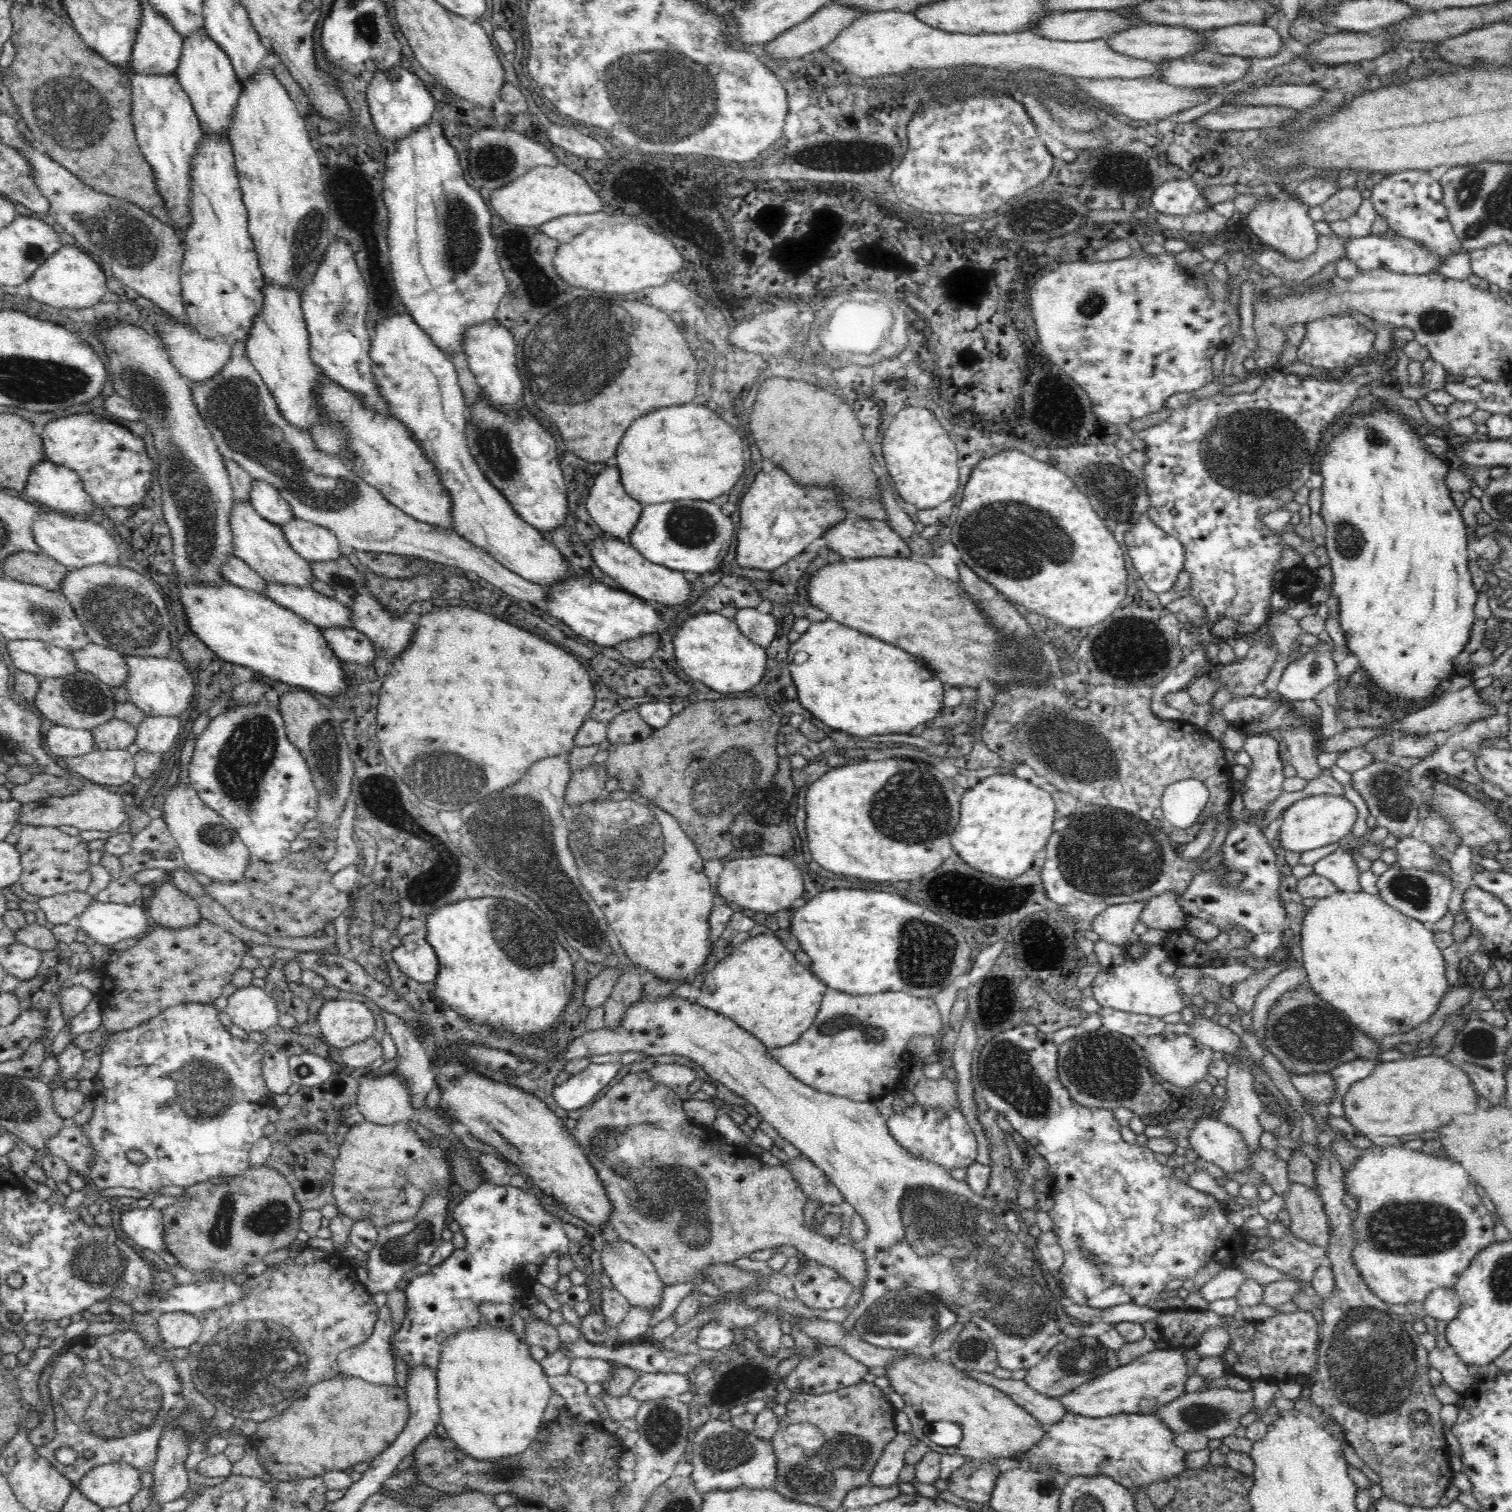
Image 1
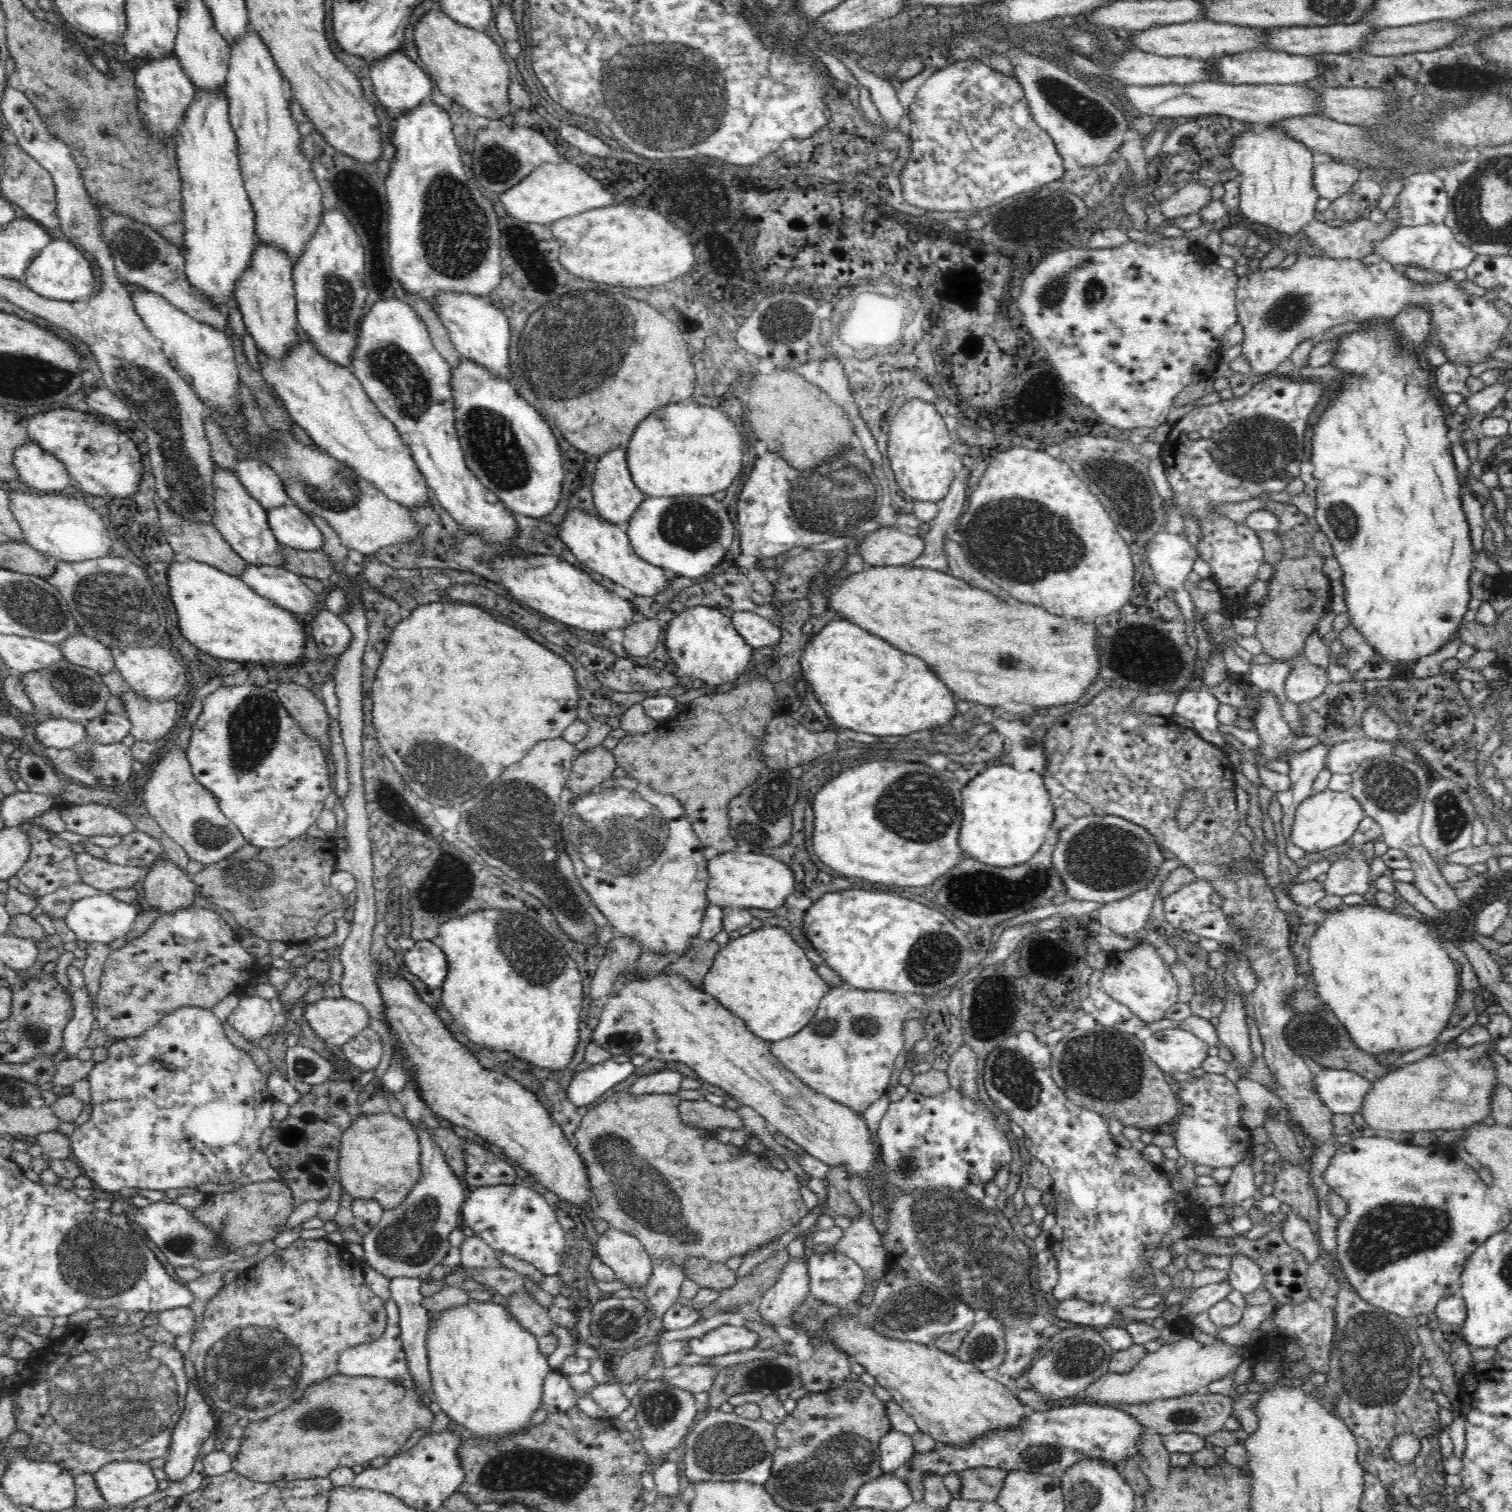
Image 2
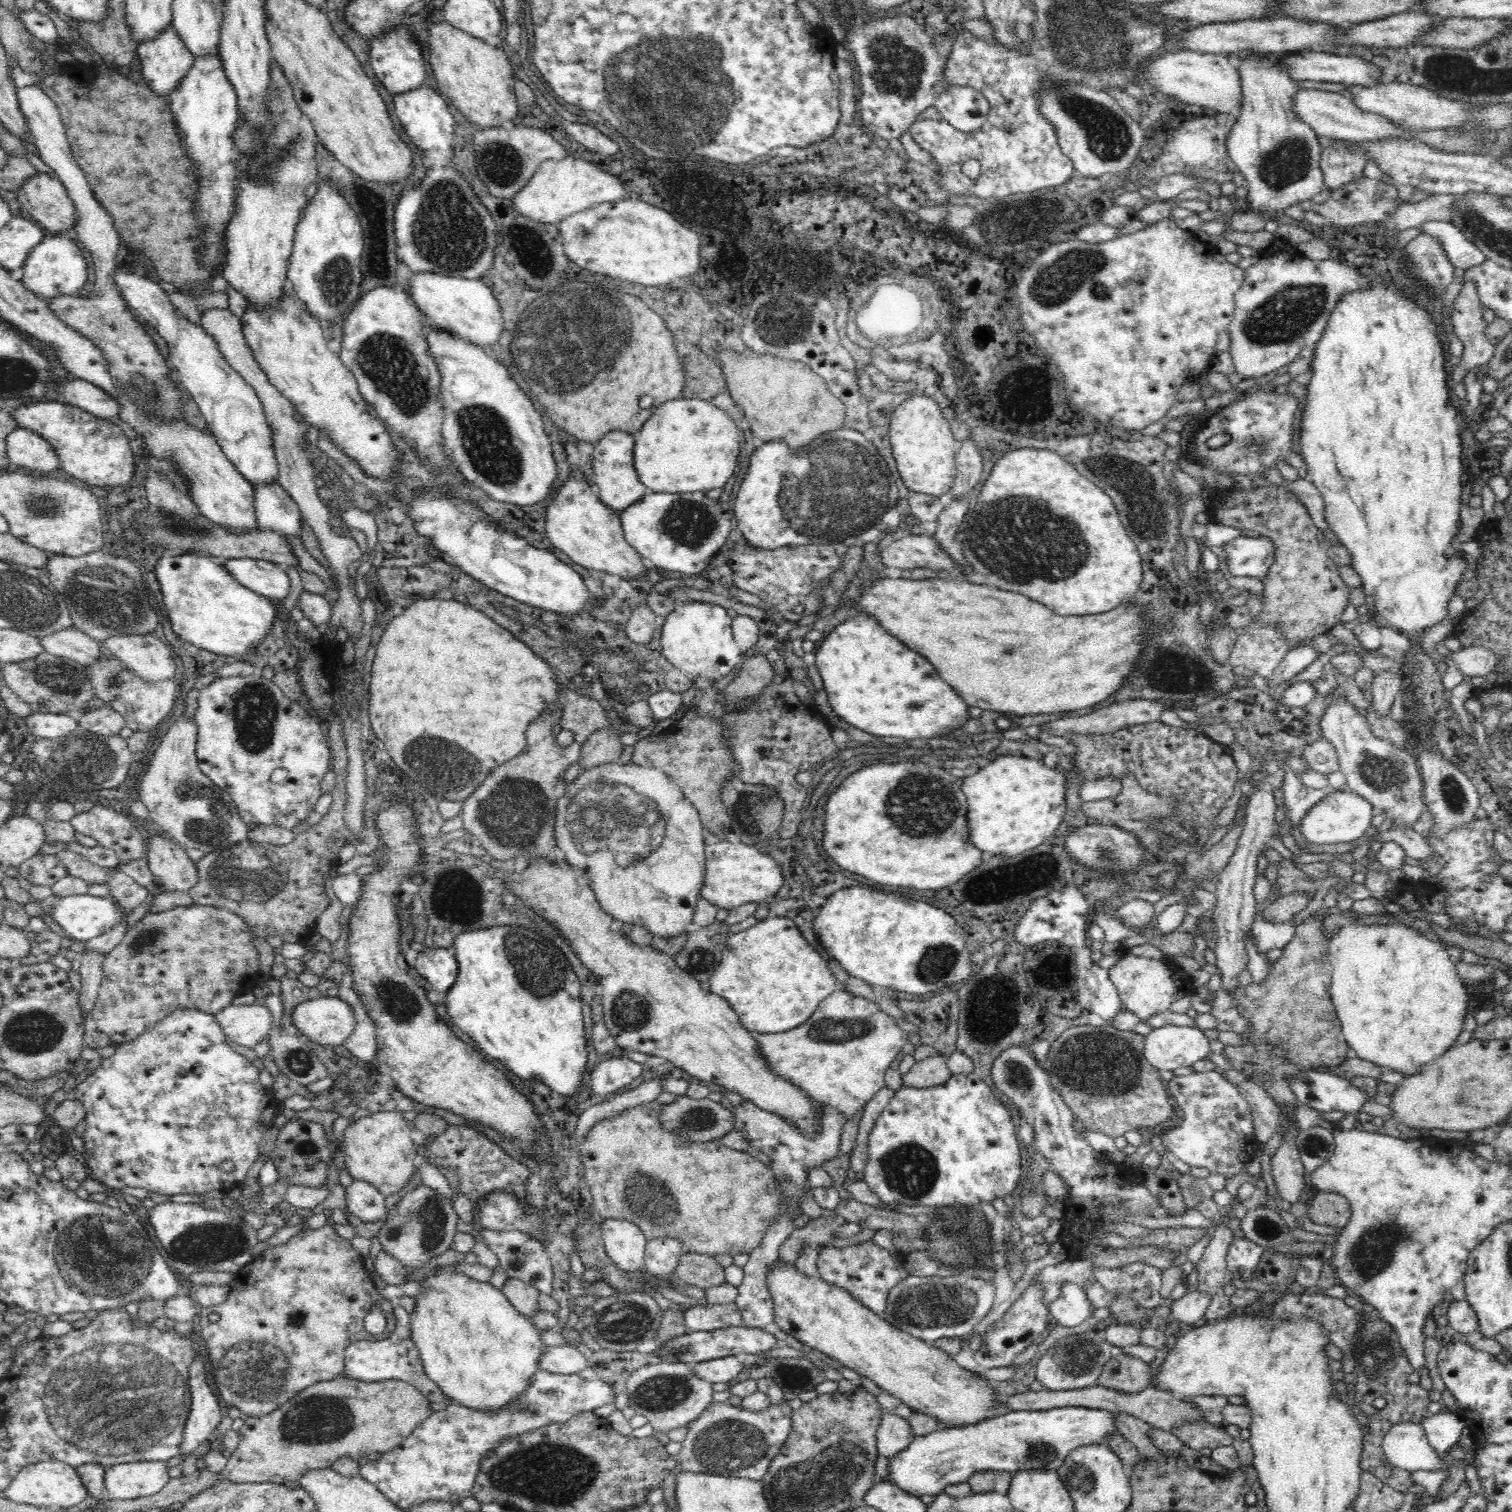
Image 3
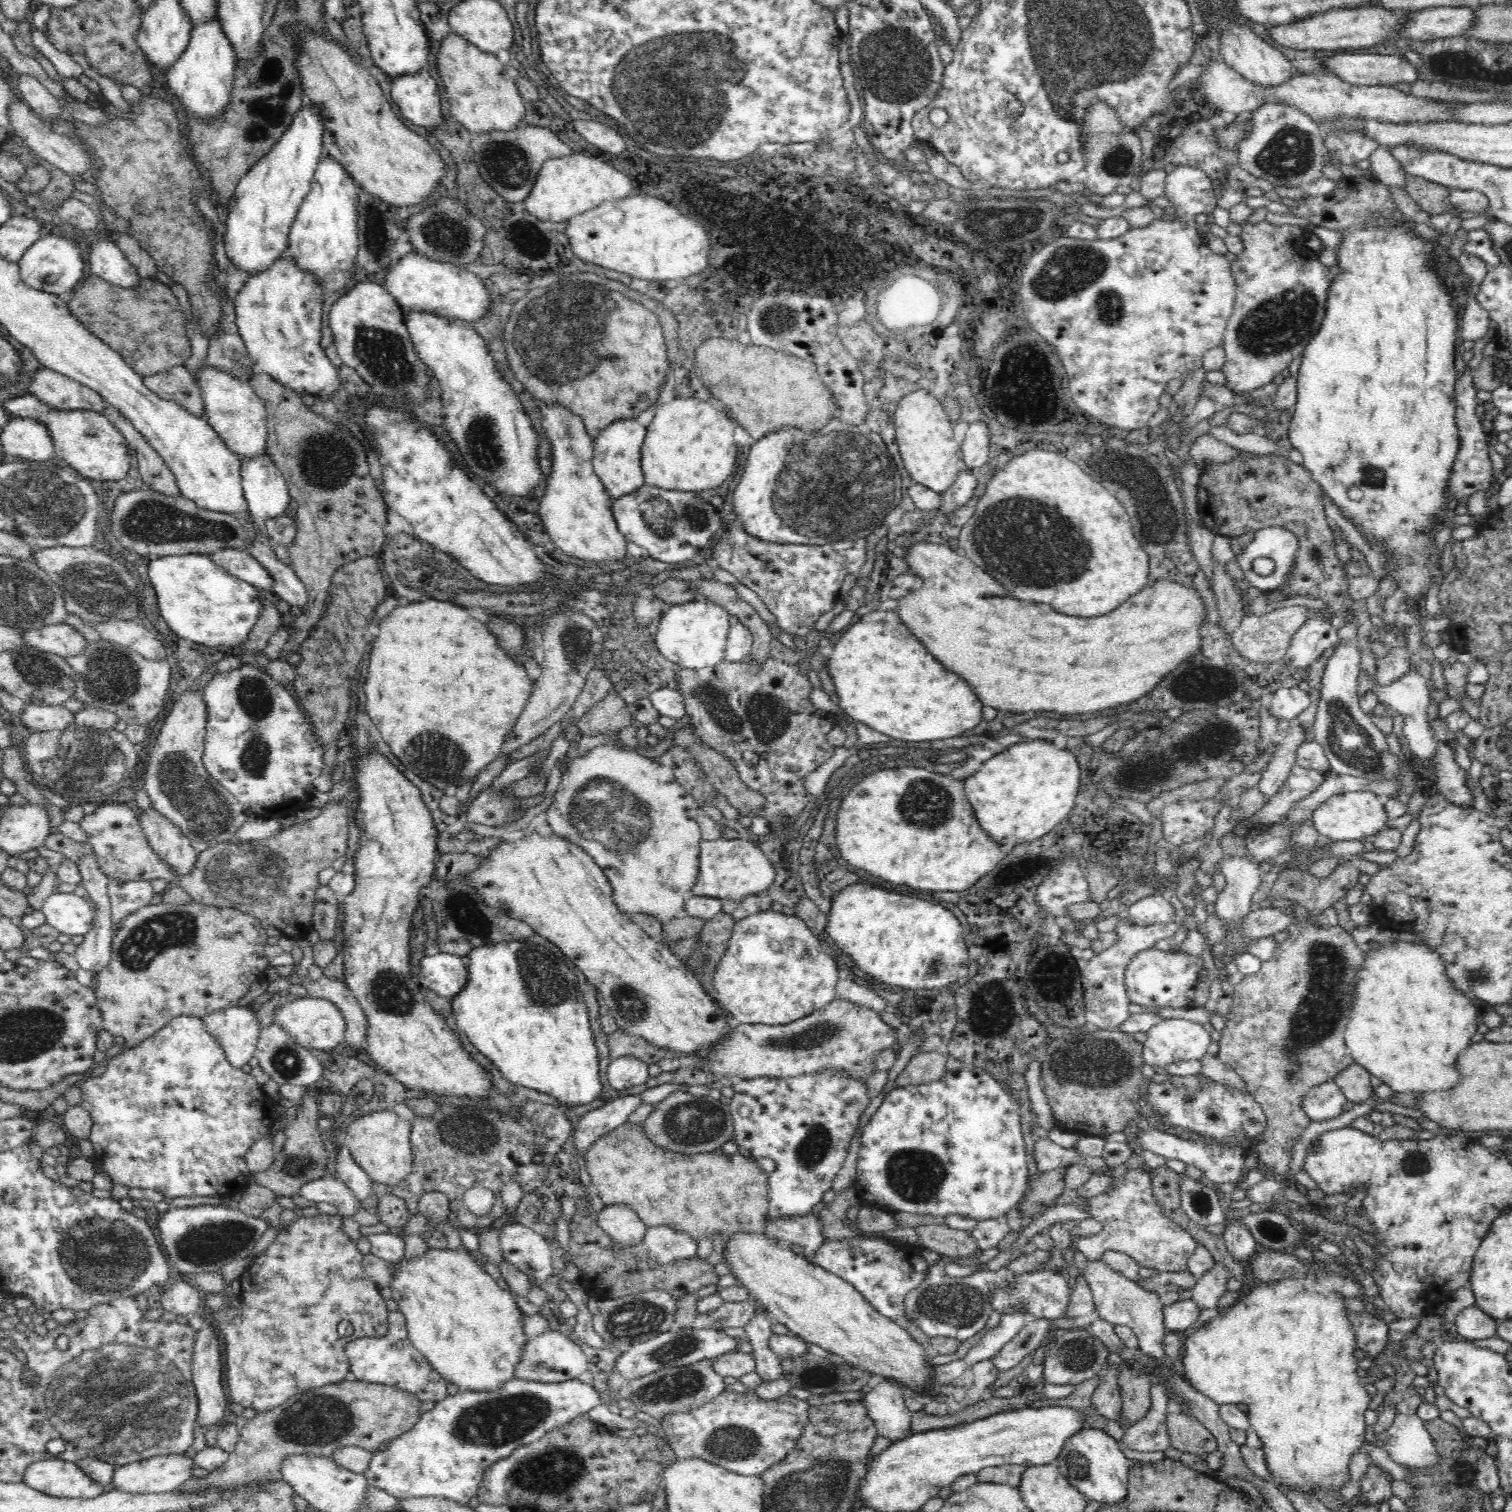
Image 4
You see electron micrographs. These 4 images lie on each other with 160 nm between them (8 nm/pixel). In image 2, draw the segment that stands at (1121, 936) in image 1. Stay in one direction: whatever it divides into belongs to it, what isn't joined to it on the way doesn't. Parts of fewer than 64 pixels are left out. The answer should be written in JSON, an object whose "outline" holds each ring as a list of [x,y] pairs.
{"outline":[[[1169,856],[1160,866],[1156,878],[1152,880],[1152,884],[1148,888],[1142,888],[1142,890],[1138,890],[1126,898],[1102,905],[1098,909],[1097,920],[1103,931],[1127,935],[1142,930],[1148,916],[1150,916],[1154,898],[1156,898],[1156,894],[1159,894],[1164,878],[1179,865],[1181,864],[1177,859]]]}

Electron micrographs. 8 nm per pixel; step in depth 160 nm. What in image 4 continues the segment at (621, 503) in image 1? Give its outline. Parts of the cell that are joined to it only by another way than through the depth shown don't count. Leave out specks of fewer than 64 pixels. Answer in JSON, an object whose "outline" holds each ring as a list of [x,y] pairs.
{"outline":[[[637,418],[616,420],[609,424],[595,439],[593,470],[604,484],[612,500],[622,499],[645,486],[644,472],[641,465],[641,450],[647,426]]]}

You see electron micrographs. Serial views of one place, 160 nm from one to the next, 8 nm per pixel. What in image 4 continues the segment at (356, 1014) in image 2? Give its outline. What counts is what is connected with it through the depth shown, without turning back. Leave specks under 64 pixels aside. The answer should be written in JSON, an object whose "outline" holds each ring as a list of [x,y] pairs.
{"outline":[[[299,998],[276,1010],[274,1024],[282,1026],[298,1044],[309,1049],[329,1051],[345,1042],[346,1022],[342,1012],[324,998]]]}

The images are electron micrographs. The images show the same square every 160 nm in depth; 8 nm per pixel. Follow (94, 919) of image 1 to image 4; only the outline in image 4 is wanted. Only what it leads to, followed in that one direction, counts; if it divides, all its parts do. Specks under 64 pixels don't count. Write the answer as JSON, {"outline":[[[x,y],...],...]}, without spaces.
{"outline":[[[55,890],[43,903],[46,923],[62,934],[84,936],[94,924],[94,905],[86,897]]]}

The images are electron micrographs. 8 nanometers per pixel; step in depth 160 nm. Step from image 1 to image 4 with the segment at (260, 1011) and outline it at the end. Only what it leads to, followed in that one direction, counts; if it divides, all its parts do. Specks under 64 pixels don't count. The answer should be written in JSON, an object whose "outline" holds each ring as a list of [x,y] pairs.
{"outline":[[[228,1007],[202,1017],[206,1029],[222,1045],[226,1059],[236,1068],[250,1062],[256,1054],[260,1020],[251,1007]]]}

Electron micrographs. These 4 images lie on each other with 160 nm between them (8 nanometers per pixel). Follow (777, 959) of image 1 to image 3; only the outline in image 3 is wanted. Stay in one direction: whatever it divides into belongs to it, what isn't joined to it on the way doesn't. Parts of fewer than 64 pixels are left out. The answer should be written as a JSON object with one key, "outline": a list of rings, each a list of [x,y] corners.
{"outline":[[[770,915],[758,920],[754,926],[728,937],[722,960],[710,976],[709,984],[711,992],[730,1004],[748,1031],[760,1034],[782,1033],[805,1024],[822,1000],[826,1000],[838,989],[836,976],[828,968],[830,967],[820,954],[812,946],[808,946],[808,941],[802,938],[792,920]]]}

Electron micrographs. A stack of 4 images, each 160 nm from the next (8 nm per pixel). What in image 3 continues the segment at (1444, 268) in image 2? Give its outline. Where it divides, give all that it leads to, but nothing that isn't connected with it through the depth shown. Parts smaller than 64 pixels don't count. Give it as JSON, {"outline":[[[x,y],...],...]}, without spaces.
{"outline":[[[1431,220],[1422,223],[1419,228],[1424,234],[1429,234],[1443,243],[1443,251],[1455,268],[1472,268],[1487,259],[1450,221]]]}

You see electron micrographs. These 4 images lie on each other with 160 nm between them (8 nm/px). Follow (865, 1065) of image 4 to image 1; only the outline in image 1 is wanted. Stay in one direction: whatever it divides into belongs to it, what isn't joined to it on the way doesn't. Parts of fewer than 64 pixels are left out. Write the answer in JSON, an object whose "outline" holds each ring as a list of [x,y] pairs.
{"outline":[[[829,989],[813,1026],[794,1044],[773,1048],[771,1055],[800,1082],[818,1092],[842,1096],[854,1102],[878,1102],[889,1093],[895,1094],[904,1084],[912,1063],[906,1049],[910,1040],[919,1036],[936,1036],[942,1032],[940,1012],[932,997],[917,998],[904,992],[886,992],[878,995],[850,995]]]}

